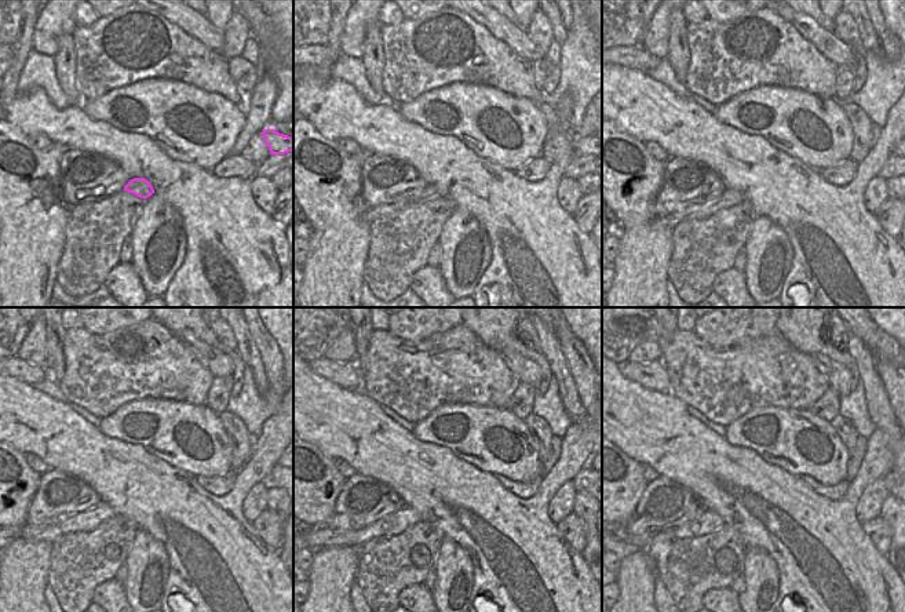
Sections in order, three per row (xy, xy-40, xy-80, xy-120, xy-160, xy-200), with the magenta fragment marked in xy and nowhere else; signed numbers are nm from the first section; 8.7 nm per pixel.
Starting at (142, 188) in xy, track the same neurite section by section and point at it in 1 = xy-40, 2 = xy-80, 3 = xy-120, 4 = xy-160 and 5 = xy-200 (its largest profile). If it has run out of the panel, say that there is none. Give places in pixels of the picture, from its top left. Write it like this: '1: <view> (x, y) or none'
1: xy-40 (430, 192)
2: xy-80 (730, 197)
3: xy-120 (87, 521)
4: xy-160 (405, 517)
5: xy-200 (707, 523)

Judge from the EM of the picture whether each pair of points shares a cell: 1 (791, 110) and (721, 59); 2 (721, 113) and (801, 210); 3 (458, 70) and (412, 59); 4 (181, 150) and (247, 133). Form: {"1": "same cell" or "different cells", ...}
{"1": "different cells", "2": "different cells", "3": "same cell", "4": "different cells"}

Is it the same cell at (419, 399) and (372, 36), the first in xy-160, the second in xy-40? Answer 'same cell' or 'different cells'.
different cells

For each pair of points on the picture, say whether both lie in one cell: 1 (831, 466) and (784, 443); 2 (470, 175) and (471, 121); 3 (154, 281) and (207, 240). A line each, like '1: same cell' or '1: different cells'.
1: same cell
2: different cells
3: different cells

